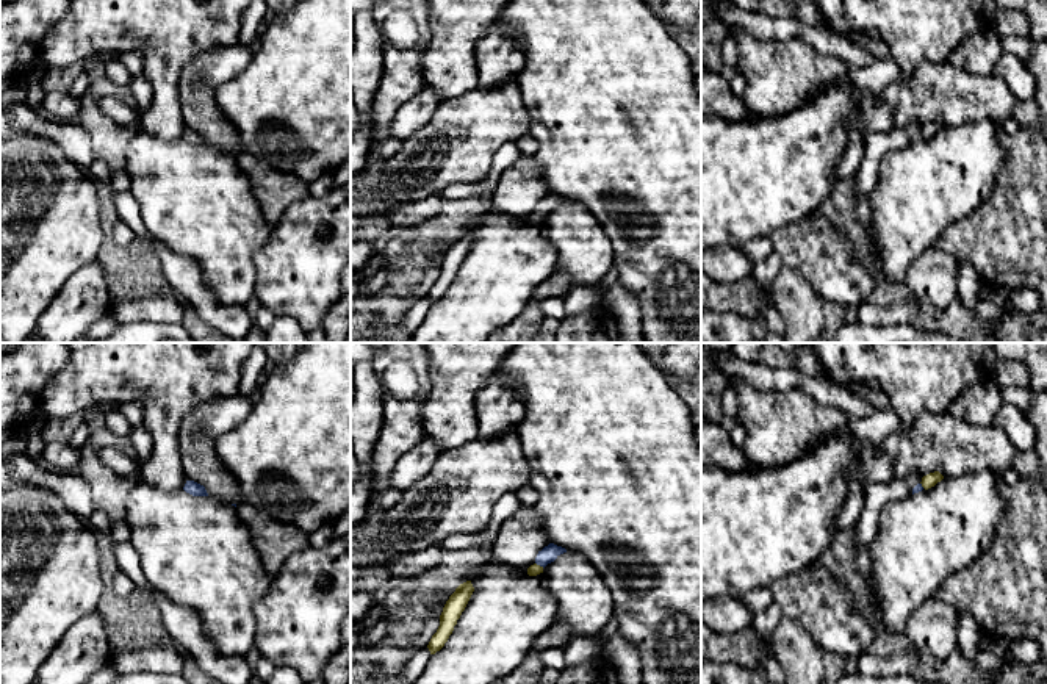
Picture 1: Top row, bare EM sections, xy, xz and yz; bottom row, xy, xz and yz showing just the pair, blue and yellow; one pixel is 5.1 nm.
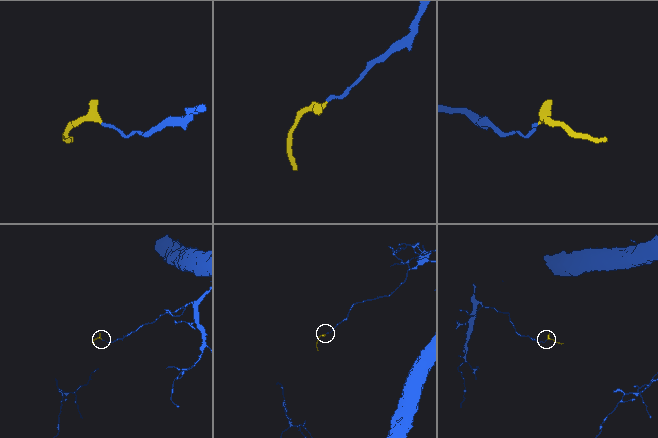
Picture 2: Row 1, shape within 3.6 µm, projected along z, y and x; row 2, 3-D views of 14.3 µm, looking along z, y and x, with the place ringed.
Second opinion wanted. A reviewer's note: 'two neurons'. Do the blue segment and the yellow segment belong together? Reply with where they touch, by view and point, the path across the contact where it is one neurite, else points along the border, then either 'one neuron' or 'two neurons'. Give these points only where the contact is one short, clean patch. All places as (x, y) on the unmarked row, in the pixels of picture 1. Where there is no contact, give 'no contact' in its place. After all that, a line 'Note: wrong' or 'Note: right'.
contact xz (540, 215); way xz (550, 202), (540, 215), (532, 219); one neuron
Note: wrong

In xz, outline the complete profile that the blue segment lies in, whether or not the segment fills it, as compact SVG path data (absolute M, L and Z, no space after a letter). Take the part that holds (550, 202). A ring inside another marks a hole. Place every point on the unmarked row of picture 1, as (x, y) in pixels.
M549 193L541 200L538 200L538 203L535 207L535 213L527 218L527 224L529 225L537 225L537 224L543 222L543 218L548 213L554 211L563 202L567 202L565 197L557 196L554 193Z

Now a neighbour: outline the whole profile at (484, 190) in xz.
M493 172L485 180L477 182L477 183L449 185L446 189L440 193L440 196L449 200L476 199L488 205L496 189L496 185L498 185L498 174Z

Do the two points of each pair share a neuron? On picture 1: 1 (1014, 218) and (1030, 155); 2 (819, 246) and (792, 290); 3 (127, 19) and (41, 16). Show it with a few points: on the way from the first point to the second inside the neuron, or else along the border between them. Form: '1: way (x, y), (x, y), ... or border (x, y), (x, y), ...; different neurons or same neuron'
1: way (1014, 202), (1014, 194), (1027, 171); same neuron
2: border (783, 263), (794, 268), (822, 302); different neurons
3: border (64, 16), (50, 28), (41, 47); different neurons

